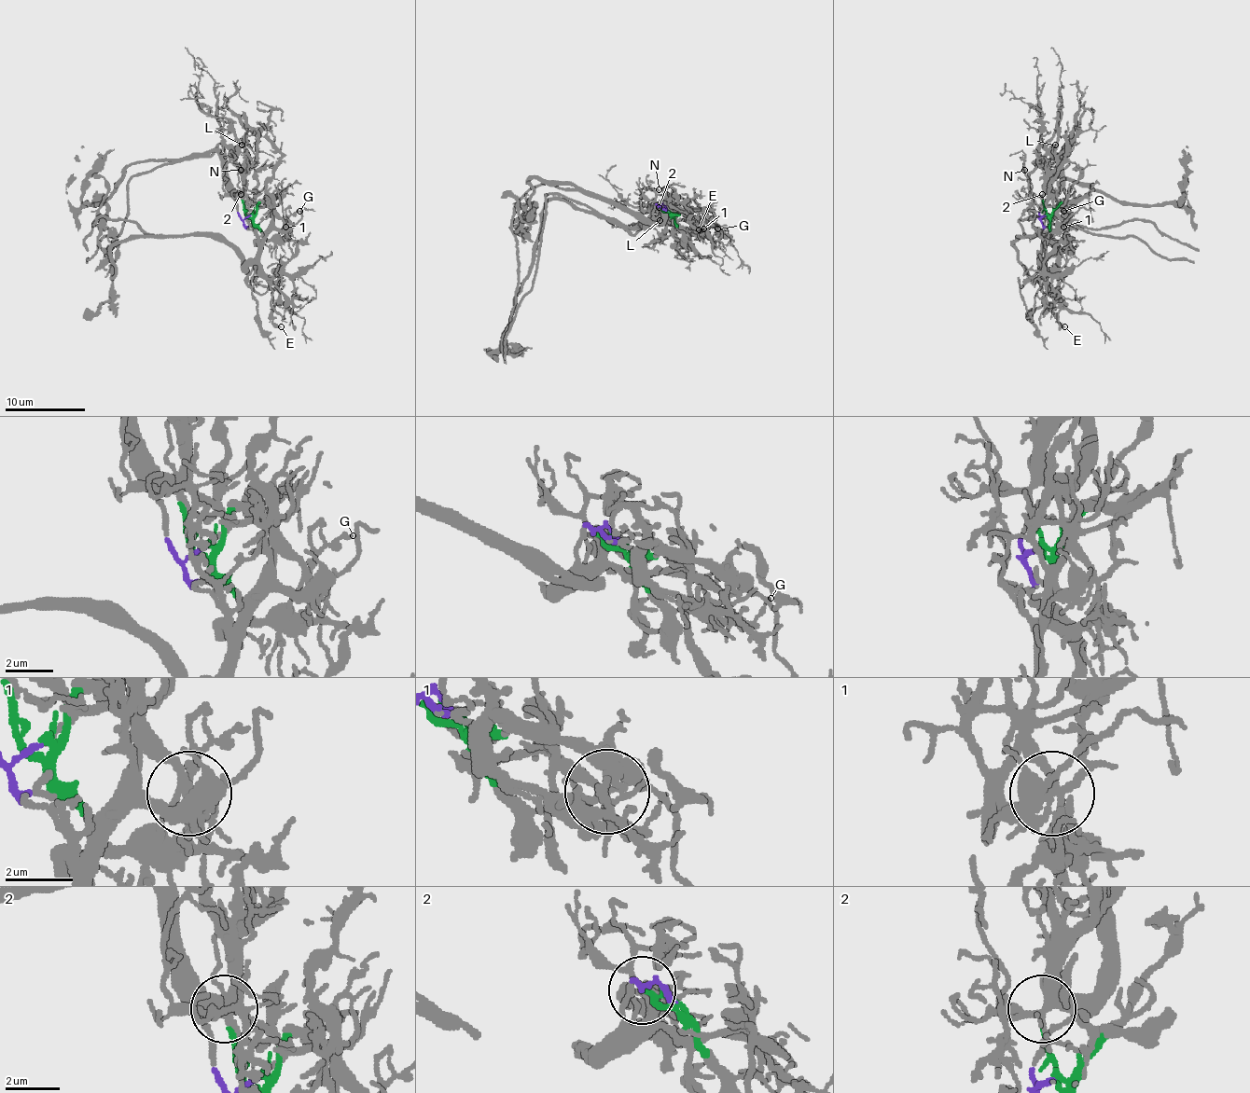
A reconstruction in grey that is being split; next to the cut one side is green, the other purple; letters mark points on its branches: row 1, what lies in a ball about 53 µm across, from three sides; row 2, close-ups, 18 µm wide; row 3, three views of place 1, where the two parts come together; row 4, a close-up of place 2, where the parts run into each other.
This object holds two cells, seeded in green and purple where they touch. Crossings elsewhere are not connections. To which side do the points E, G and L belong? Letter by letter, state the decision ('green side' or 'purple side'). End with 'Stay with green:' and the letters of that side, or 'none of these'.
E: green side
G: green side
L: purple side
Stay with green: E, G

